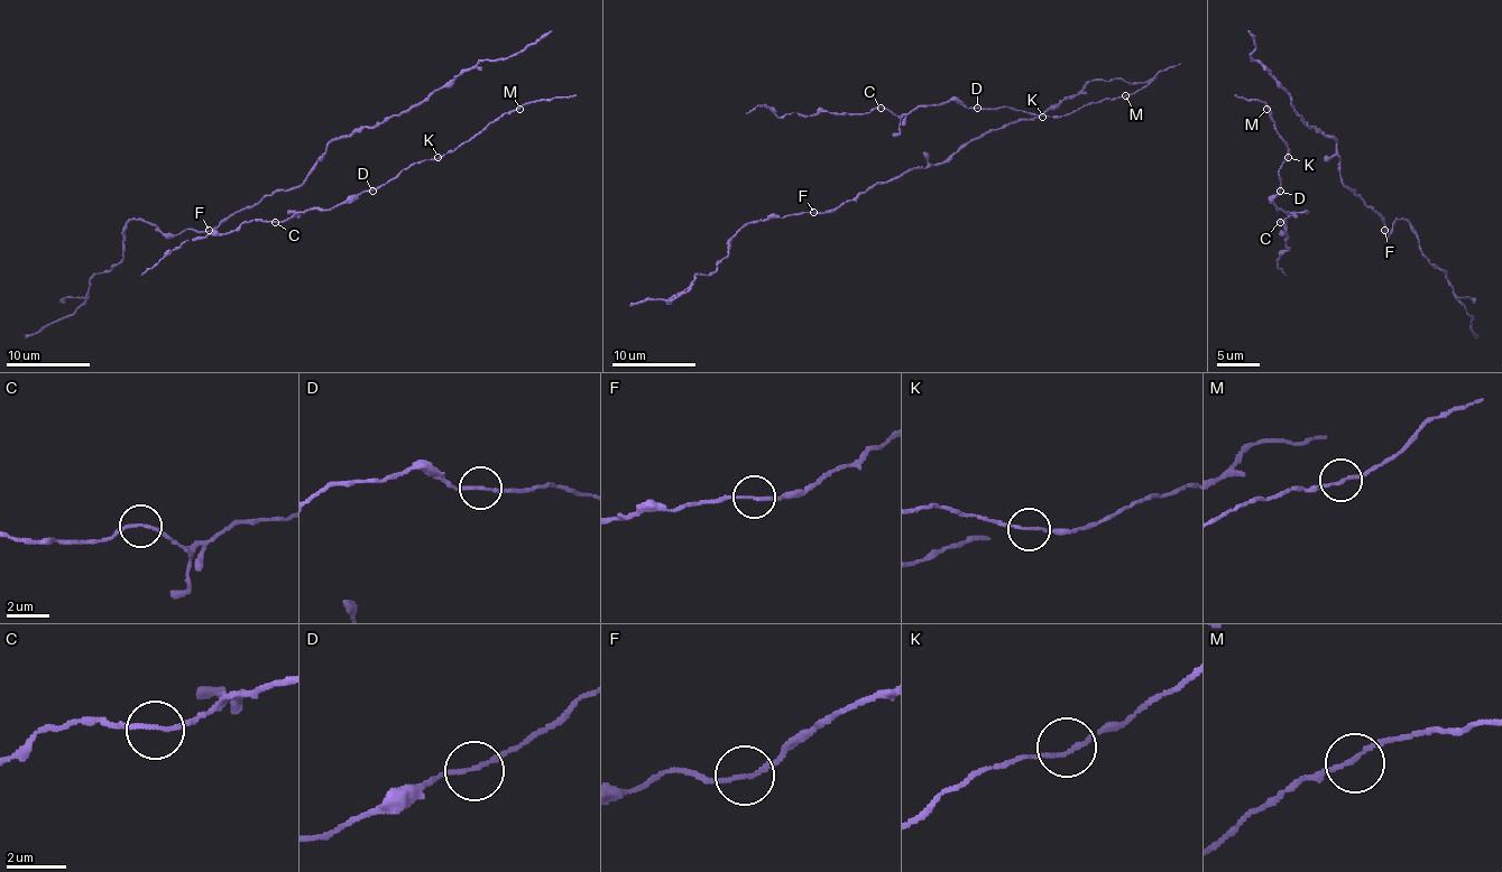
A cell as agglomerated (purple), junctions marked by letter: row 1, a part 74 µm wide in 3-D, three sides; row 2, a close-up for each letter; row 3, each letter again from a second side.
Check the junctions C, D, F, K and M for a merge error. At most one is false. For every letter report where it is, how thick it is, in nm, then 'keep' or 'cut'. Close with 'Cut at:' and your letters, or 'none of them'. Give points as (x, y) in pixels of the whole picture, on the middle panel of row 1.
C: at (881, 108); 140 nm thick; keep
D: at (977, 108); 140 nm thick; keep
F: at (813, 212); 140 nm thick; keep
K: at (1042, 117); 130 nm thick; keep
M: at (1125, 95); 140 nm thick; keep
Cut at: none of them

